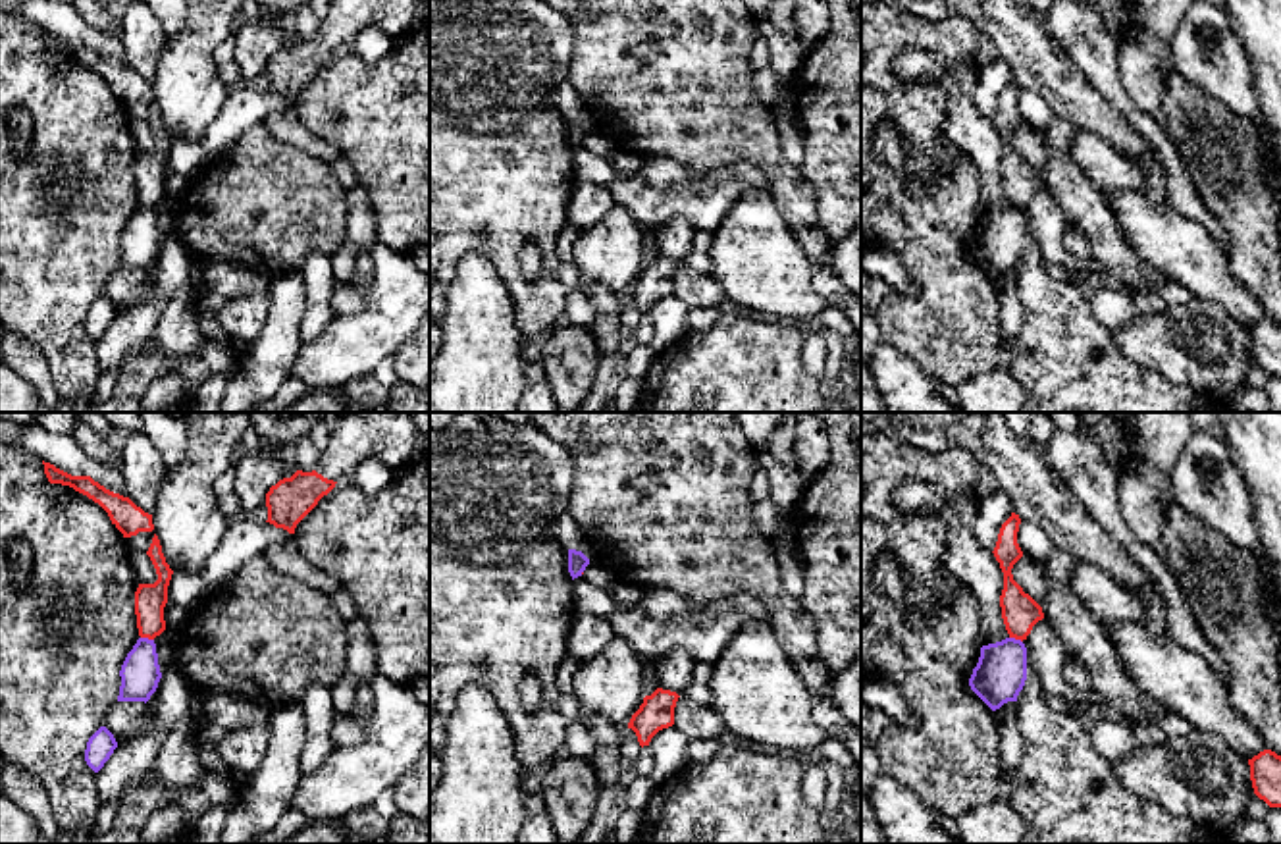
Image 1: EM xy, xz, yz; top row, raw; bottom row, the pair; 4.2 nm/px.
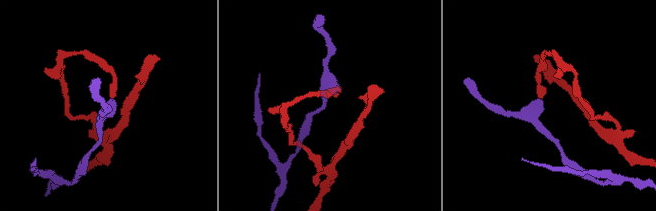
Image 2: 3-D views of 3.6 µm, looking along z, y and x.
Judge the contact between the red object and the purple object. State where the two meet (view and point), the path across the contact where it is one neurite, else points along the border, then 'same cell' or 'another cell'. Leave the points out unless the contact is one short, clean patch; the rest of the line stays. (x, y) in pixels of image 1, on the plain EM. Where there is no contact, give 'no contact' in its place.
contact xy (147, 205); border xy (141, 205), (153, 209); another cell

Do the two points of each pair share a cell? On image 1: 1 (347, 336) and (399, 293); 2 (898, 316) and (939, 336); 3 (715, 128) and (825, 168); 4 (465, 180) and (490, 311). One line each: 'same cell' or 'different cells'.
1: same cell
2: same cell
3: different cells
4: different cells

